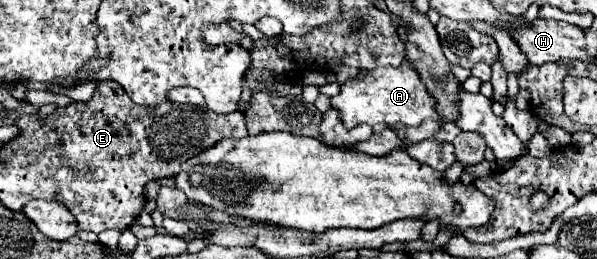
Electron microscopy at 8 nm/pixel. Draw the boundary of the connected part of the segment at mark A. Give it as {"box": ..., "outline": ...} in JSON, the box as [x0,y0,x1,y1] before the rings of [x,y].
{"box":[331,68,439,128],"outline":[[[373,68],[369,70],[369,76],[373,82],[359,80],[367,72],[361,72],[357,78],[347,80],[341,88],[339,96],[331,98],[331,106],[339,108],[341,120],[345,128],[355,128],[357,124],[385,124],[385,126],[417,126],[423,120],[439,120],[439,112],[435,108],[435,96],[431,96],[421,84],[421,78],[413,68]]]}

